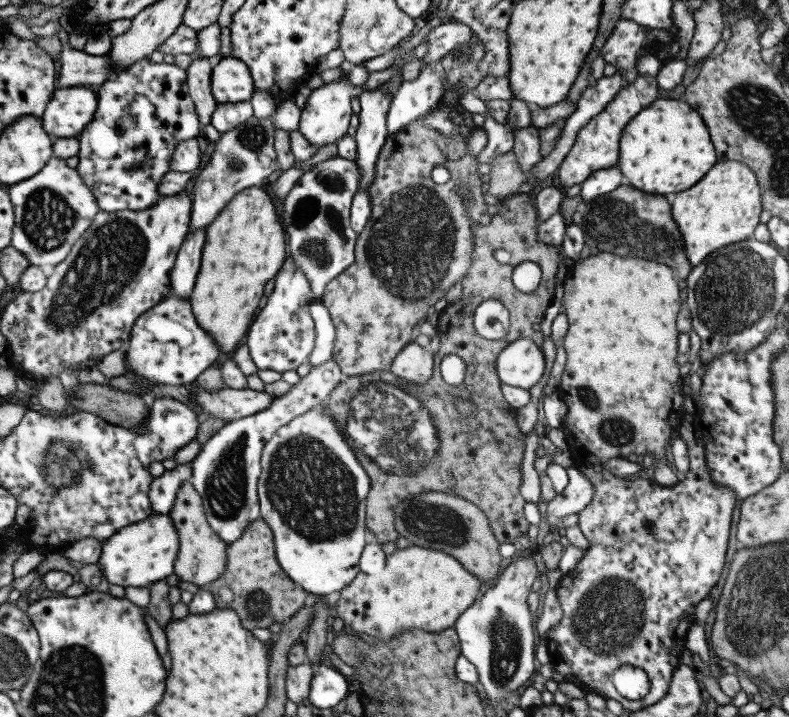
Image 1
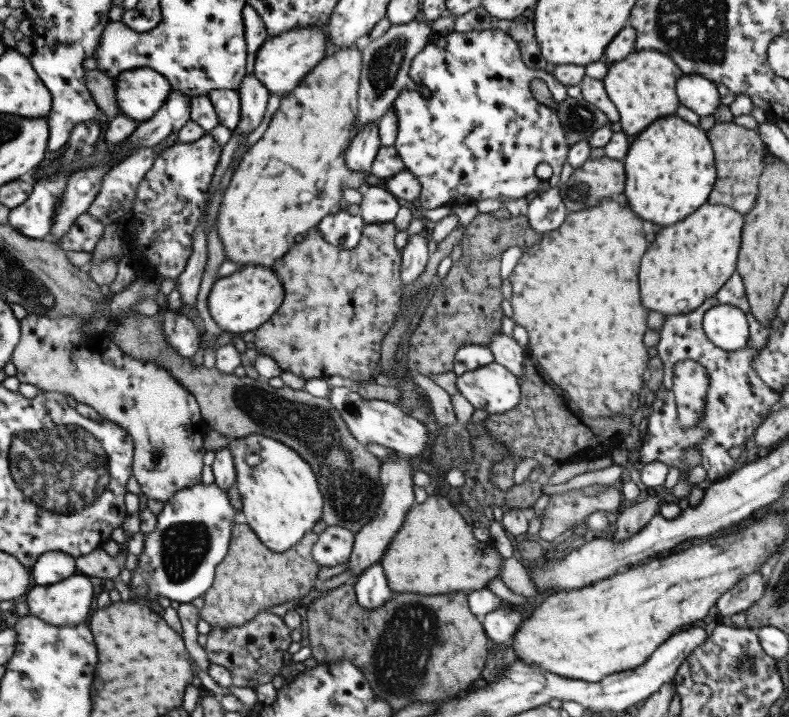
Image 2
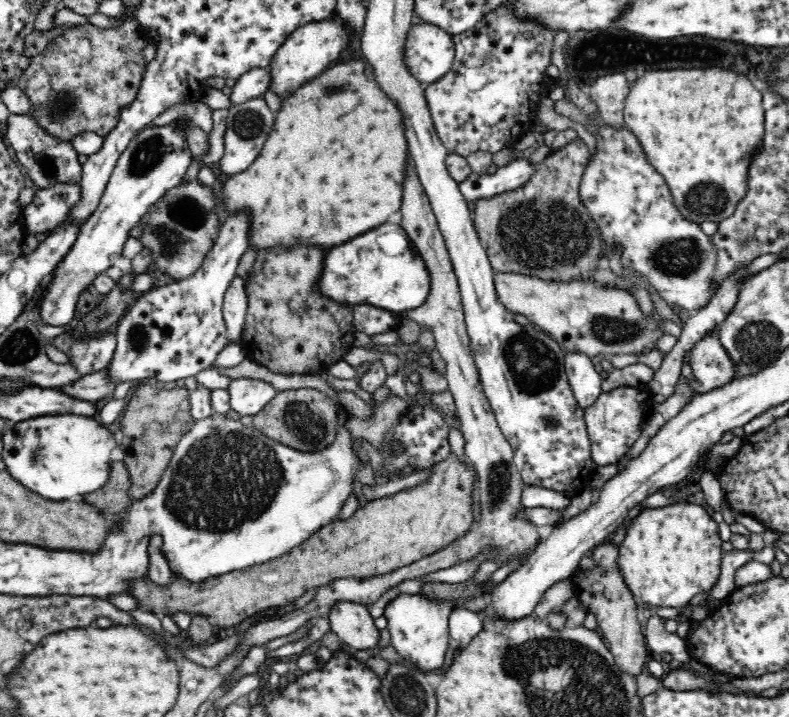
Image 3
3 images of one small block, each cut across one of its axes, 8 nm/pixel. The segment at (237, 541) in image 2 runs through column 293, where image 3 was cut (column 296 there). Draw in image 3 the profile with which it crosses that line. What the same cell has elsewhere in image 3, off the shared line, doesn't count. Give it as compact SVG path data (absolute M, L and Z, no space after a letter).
M450 452L448 458L444 458L442 462L433 466L432 471L433 475L426 484L406 488L391 496L367 501L351 517L322 526L306 542L302 542L290 552L282 554L280 558L247 569L219 574L200 582L188 581L180 575L173 574L171 576L172 582L169 585L162 586L153 583L144 575L140 579L129 582L129 595L138 600L139 608L161 617L170 617L178 614L178 612L185 612L189 615L206 616L219 627L228 628L246 620L257 612L272 608L272 606L284 606L288 602L294 603L310 588L329 585L336 579L354 578L360 580L380 576L408 566L421 558L430 556L444 546L448 546L456 538L464 536L474 525L471 496L472 485L475 482L474 471L476 470L474 470L472 463L465 464L459 461L454 453Z

